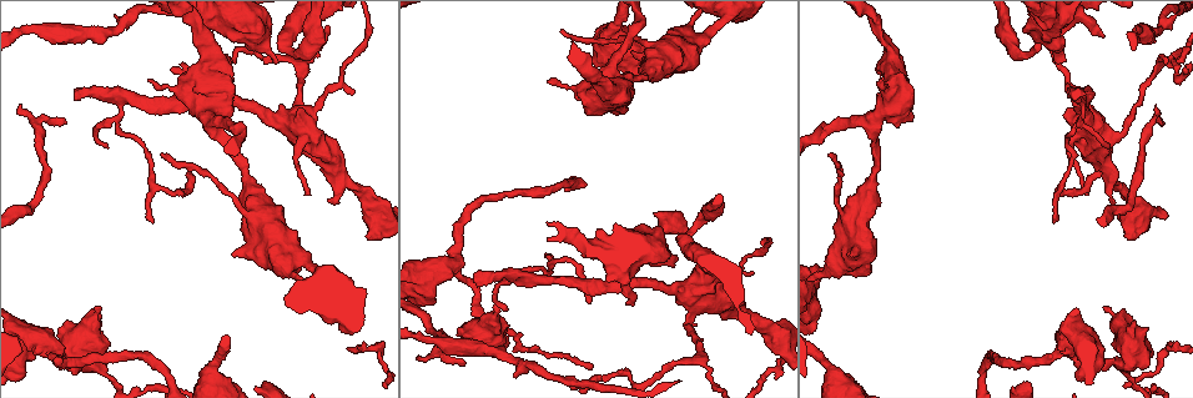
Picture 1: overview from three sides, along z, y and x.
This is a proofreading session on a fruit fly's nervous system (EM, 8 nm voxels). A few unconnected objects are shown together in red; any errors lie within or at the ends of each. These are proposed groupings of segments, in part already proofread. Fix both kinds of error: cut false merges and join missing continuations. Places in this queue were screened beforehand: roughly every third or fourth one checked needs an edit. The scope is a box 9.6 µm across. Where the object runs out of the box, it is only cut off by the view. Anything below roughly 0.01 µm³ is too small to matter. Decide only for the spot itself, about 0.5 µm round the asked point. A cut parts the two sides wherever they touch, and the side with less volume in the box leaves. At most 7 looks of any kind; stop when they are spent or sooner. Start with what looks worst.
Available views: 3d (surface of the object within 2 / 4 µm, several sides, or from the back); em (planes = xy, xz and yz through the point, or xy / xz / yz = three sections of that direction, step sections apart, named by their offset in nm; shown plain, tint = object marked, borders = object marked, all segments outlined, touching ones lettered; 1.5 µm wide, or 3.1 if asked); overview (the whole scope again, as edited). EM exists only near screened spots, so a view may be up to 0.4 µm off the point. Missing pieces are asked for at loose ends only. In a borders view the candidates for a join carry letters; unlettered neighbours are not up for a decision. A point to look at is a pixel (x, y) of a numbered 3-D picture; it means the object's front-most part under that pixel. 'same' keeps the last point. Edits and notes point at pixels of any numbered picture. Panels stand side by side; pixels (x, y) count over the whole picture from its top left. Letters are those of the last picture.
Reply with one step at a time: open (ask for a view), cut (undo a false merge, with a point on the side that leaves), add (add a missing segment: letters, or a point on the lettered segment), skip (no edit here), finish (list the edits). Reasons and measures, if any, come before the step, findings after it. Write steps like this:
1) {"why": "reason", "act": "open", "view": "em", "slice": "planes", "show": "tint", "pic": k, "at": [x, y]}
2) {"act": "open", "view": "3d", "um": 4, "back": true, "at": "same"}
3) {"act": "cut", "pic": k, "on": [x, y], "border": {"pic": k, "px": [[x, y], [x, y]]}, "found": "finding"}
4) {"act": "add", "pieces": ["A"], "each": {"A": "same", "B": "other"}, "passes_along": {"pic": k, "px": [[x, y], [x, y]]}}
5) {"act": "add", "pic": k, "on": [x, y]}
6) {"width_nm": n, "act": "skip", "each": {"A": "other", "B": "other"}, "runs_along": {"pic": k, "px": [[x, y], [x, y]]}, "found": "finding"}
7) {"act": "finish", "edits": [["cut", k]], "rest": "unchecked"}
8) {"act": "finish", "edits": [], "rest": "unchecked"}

{"why": "stops while still wide", "act": "open", "view": "3d", "um": 4, "pic": 1, "at": [675, 261]}

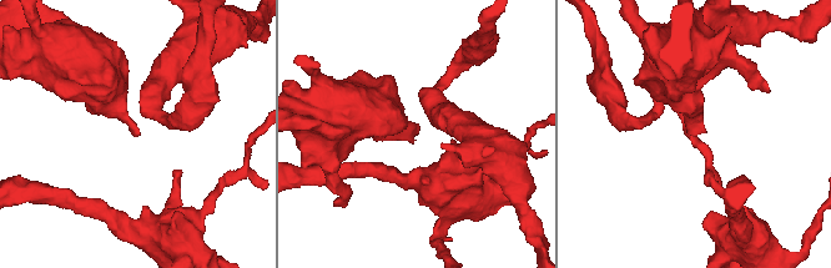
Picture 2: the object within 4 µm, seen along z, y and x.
{"why": "shape alone is not enough", "act": "open", "view": "em", "slice": "planes", "show": "borders", "pic": 2, "at": [135, 133]}

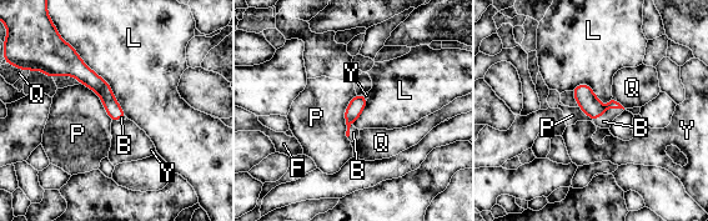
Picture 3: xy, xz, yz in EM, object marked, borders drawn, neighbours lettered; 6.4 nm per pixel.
{"act": "add", "pieces": ["B"], "each": {"B": "same", "F": "other", "L": "other", "P": "other", "Q": "other", "Y": "other"}, "passes_along": {"pic": 3, "px": [[590, 104], [608, 109], [603, 121]]}, "found": "it goes on there"}

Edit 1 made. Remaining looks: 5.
{"why": "thick turns thin", "act": "open", "view": "em", "slice": "xz", "step": 8, "show": "tint", "pic": 1, "at": [480, 315]}

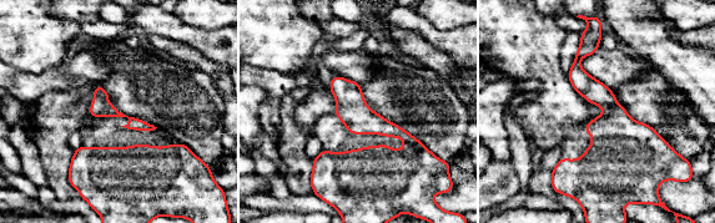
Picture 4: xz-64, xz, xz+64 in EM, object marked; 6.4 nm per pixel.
{"why": "see the neighbours", "act": "open", "view": "em", "slice": "xz", "step": 8, "show": "borders", "at": "same"}

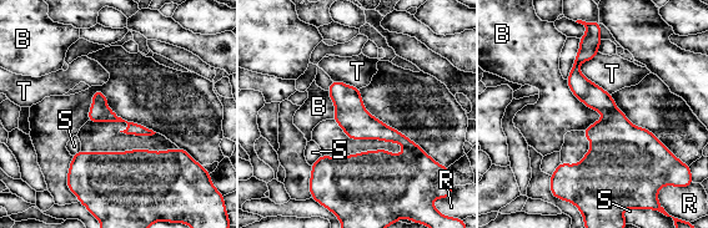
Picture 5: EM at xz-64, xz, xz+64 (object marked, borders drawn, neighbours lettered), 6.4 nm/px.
{"act": "skip", "each": {"B": "other", "R": "other", "S": "other", "T": "other"}, "border": {"pic": 5, "px": [[566, 80], [576, 96], [606, 117]]}, "found": "one neuron here"}

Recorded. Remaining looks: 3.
{"why": "calibre changes", "act": "open", "view": "em", "slice": "planes", "show": "plain", "pic": 1, "at": [874, 184]}

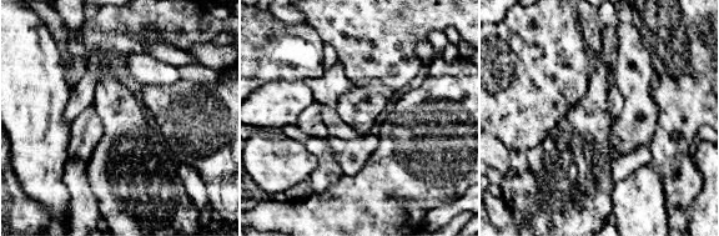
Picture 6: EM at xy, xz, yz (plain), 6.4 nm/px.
{"act": "open", "view": "em", "slice": "planes", "show": "tint", "at": "same"}

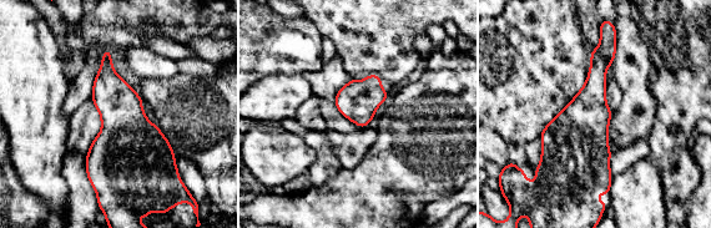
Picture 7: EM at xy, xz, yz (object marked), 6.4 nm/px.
{"act": "open", "view": "em", "slice": "planes", "show": "borders", "at": "same"}

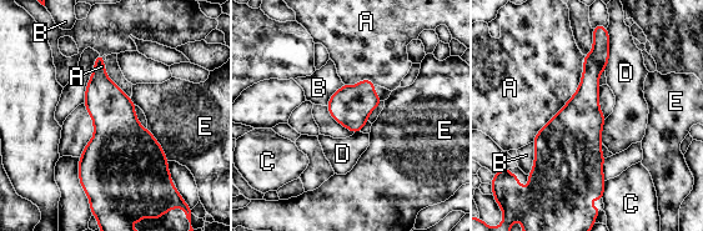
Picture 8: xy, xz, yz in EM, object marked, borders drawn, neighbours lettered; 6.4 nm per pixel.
{"width_nm": 260, "act": "skip", "each": {"A": "other", "B": "other", "C": "other", "D": "other", "E": "other"}, "border": {"pic": 8, "px": [[608, 31], [608, 63], [604, 70]]}, "found": "one neuron here"}

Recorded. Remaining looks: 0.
{"act": "finish", "edits": [["add", 3]], "rest": "unchecked"}

